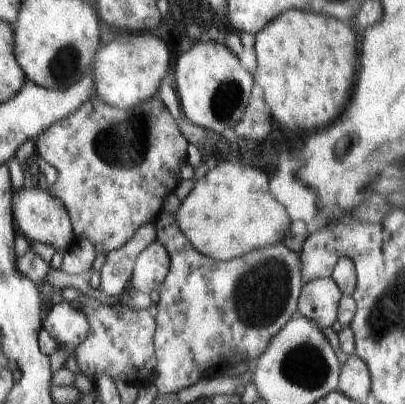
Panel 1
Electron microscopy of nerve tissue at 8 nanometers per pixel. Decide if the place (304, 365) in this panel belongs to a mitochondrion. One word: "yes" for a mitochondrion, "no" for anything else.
yes

